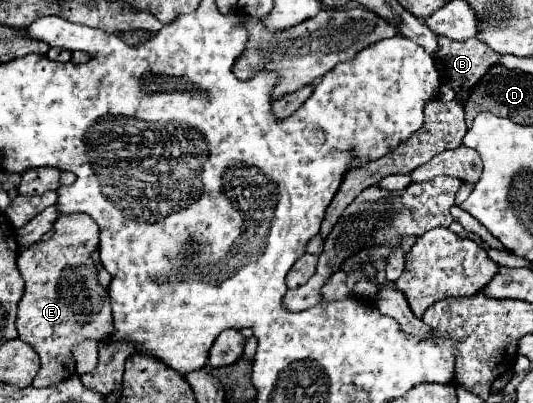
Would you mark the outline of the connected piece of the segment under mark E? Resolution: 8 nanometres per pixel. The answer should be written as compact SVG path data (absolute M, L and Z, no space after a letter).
M83 213L63 215L55 221L55 233L47 241L39 241L29 249L19 251L17 267L21 277L25 279L25 293L19 301L17 311L17 333L19 339L29 343L41 357L41 369L33 379L33 387L51 387L59 381L69 379L75 373L75 361L71 359L71 347L85 339L107 339L113 331L111 307L107 299L107 291L97 283L97 269L93 265L91 253L99 247L99 225Z

